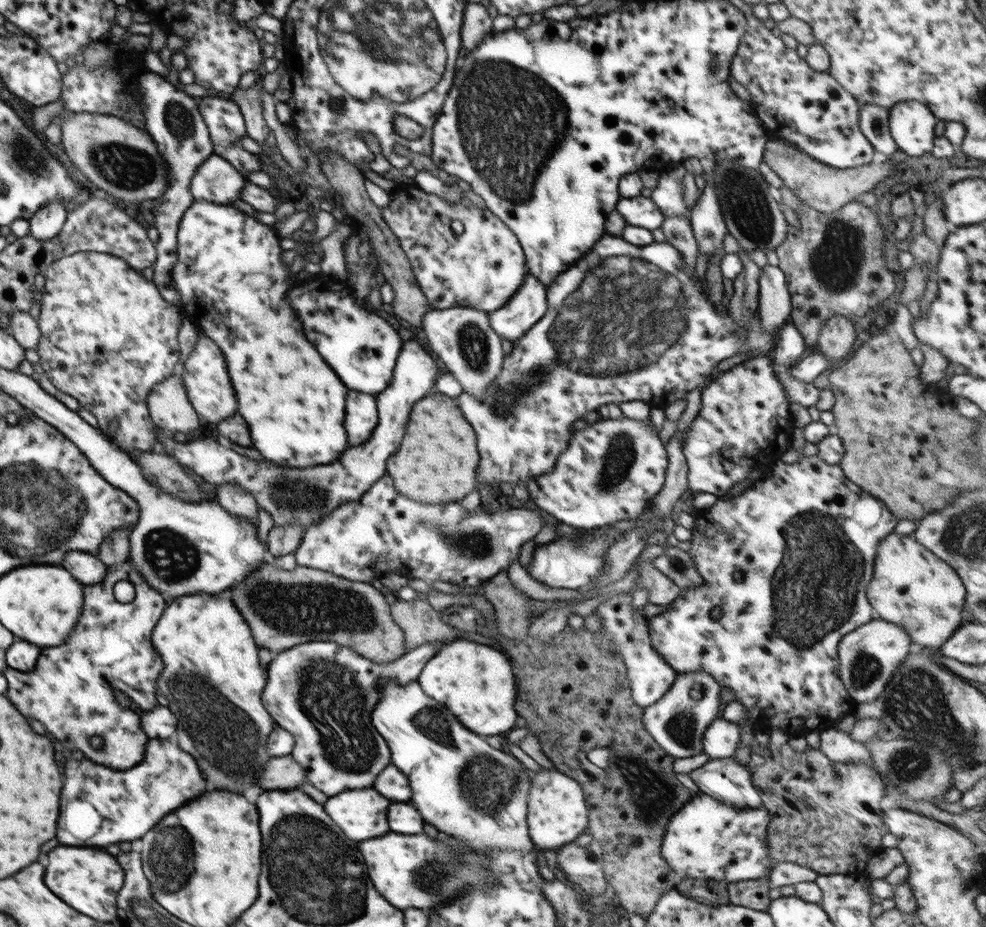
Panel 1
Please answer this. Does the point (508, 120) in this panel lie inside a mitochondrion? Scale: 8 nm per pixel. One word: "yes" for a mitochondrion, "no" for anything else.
yes

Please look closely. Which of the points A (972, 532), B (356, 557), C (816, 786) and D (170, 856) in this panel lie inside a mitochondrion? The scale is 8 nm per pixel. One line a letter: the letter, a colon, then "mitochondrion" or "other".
A: mitochondrion
B: other
C: other
D: mitochondrion

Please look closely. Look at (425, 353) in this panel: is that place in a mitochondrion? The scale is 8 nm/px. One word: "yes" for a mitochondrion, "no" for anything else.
no

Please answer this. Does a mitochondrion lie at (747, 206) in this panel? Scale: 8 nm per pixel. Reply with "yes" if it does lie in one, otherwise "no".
yes

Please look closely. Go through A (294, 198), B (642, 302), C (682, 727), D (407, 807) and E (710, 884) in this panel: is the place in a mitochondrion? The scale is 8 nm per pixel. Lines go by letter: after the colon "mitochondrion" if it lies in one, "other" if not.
A: other
B: mitochondrion
C: mitochondrion
D: other
E: other

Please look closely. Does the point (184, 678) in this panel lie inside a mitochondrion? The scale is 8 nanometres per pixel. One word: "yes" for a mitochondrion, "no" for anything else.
yes

